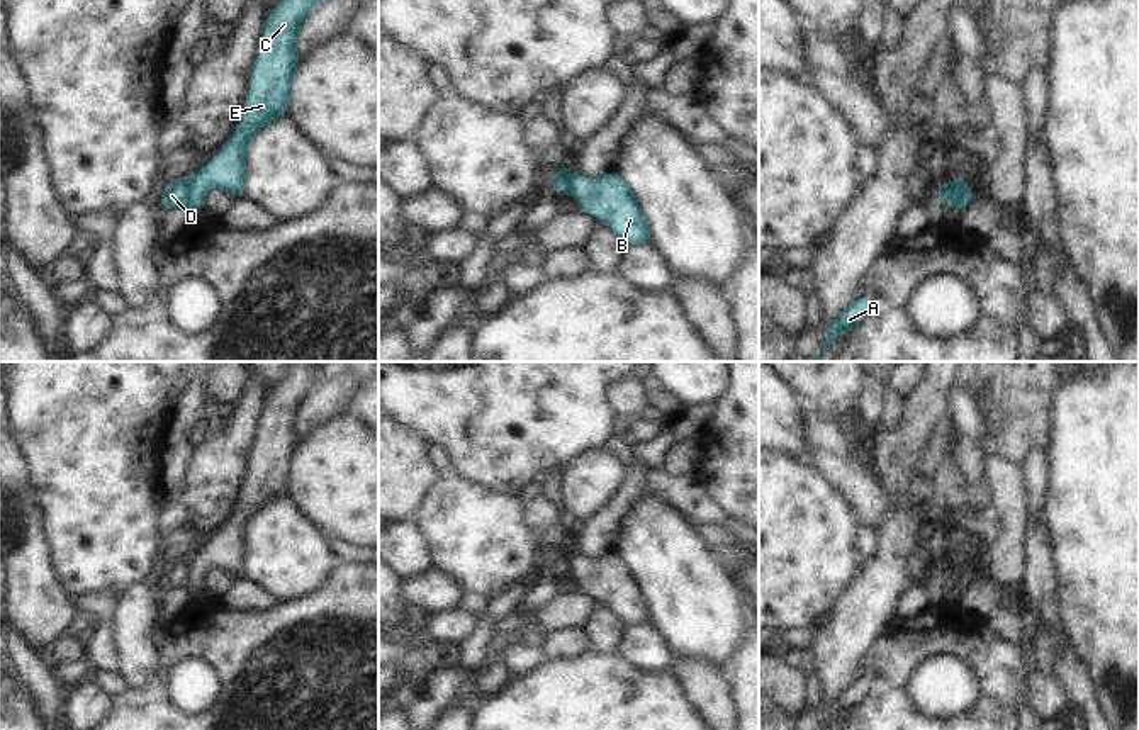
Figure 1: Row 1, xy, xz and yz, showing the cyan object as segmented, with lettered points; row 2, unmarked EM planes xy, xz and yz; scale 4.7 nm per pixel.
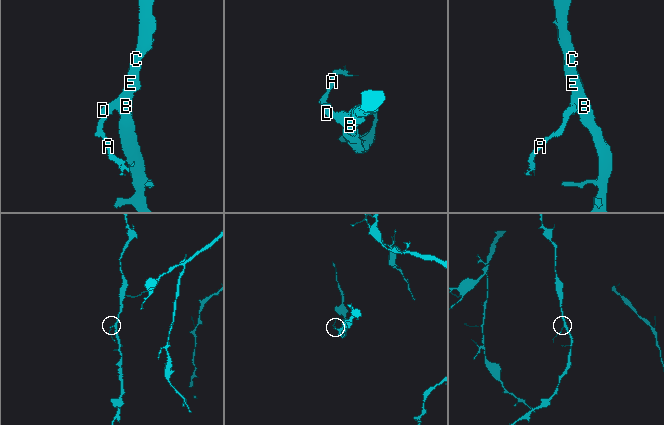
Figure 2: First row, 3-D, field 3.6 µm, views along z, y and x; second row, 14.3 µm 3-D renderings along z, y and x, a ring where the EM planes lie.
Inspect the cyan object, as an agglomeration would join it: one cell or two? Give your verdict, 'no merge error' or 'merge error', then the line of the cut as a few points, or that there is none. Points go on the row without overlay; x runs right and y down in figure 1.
merge error; cut in xy along (187, 559), (189, 584)

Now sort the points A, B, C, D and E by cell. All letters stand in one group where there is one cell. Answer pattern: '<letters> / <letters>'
A D / B C E

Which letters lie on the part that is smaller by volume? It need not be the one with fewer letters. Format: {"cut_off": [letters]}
{"cut_off": ["A", "D"]}

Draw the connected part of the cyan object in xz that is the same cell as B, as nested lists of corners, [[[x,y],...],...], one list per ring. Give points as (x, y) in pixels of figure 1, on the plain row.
[[[614,550],[599,559],[572,553],[569,570],[581,591],[613,608],[630,626],[652,621],[642,584],[628,562]]]

